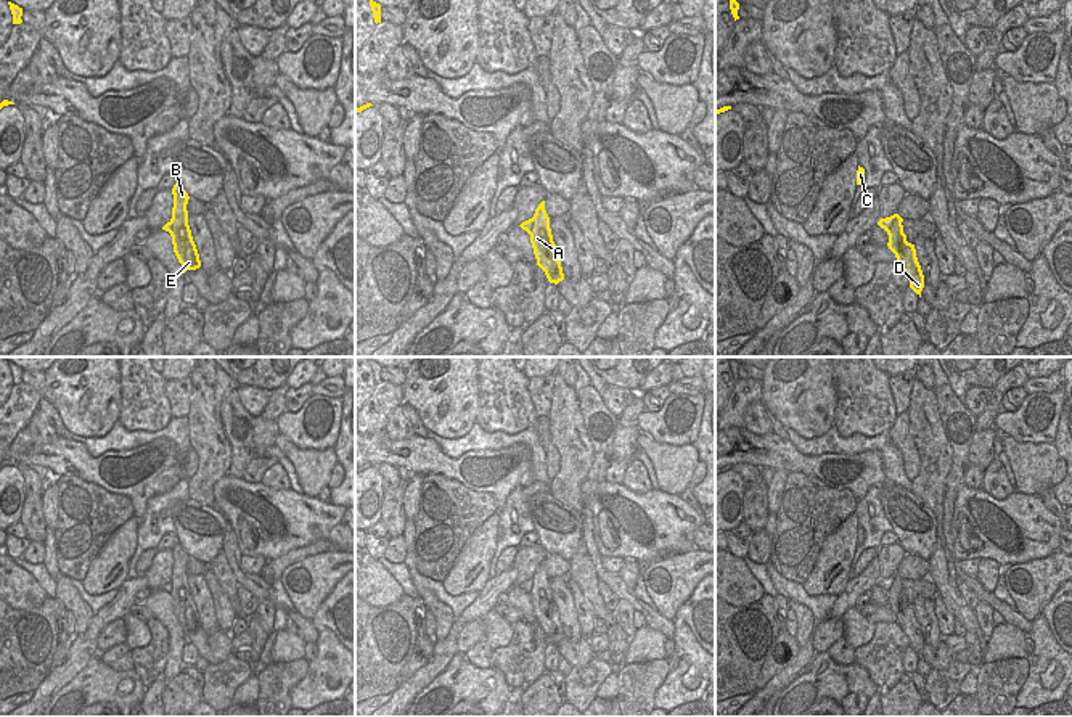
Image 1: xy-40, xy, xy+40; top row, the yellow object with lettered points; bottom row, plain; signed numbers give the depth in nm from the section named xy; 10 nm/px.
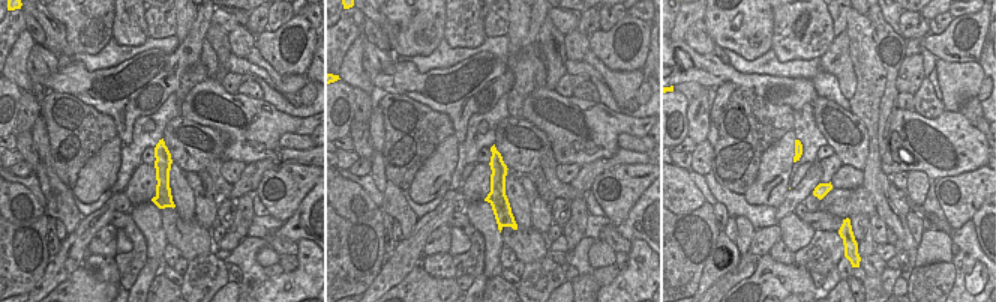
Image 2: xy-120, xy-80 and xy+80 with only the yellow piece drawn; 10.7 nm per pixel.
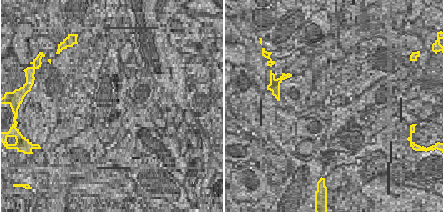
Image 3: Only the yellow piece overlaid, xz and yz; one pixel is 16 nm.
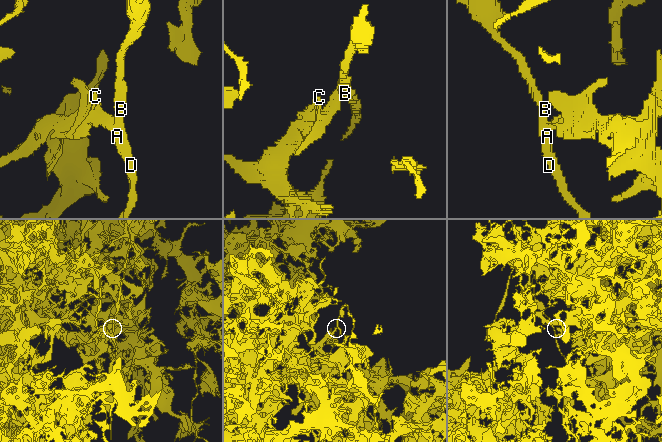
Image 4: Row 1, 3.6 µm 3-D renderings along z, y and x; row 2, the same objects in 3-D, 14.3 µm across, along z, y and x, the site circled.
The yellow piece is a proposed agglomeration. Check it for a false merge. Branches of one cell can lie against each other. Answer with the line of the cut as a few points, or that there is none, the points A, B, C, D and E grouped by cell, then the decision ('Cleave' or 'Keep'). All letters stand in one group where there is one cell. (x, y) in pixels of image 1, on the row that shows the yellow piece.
Split along xy+40 (894, 216), (887, 232). Groups: A B D E / C. Cleave

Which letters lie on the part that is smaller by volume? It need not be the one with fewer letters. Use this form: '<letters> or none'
A, B, D, E

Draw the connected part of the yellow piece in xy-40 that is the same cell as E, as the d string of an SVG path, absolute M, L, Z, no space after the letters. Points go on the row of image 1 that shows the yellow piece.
M178 182L172 188L172 195L174 195L174 207L170 219L172 220L170 236L174 252L178 262L182 264L185 273L186 270L199 268L201 260L188 225L186 204L190 196Z

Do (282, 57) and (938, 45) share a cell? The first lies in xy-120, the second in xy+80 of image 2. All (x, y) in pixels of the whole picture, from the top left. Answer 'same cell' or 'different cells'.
same cell

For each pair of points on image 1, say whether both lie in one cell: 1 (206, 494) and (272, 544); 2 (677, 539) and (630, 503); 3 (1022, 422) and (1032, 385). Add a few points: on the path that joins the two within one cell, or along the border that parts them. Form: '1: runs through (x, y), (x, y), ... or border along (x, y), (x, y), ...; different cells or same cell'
1: border along (227, 473), (214, 484), (212, 505); different cells
2: runs through (666, 528), (650, 523), (642, 515); same cell
3: border along (1055, 389), (1029, 396); different cells

